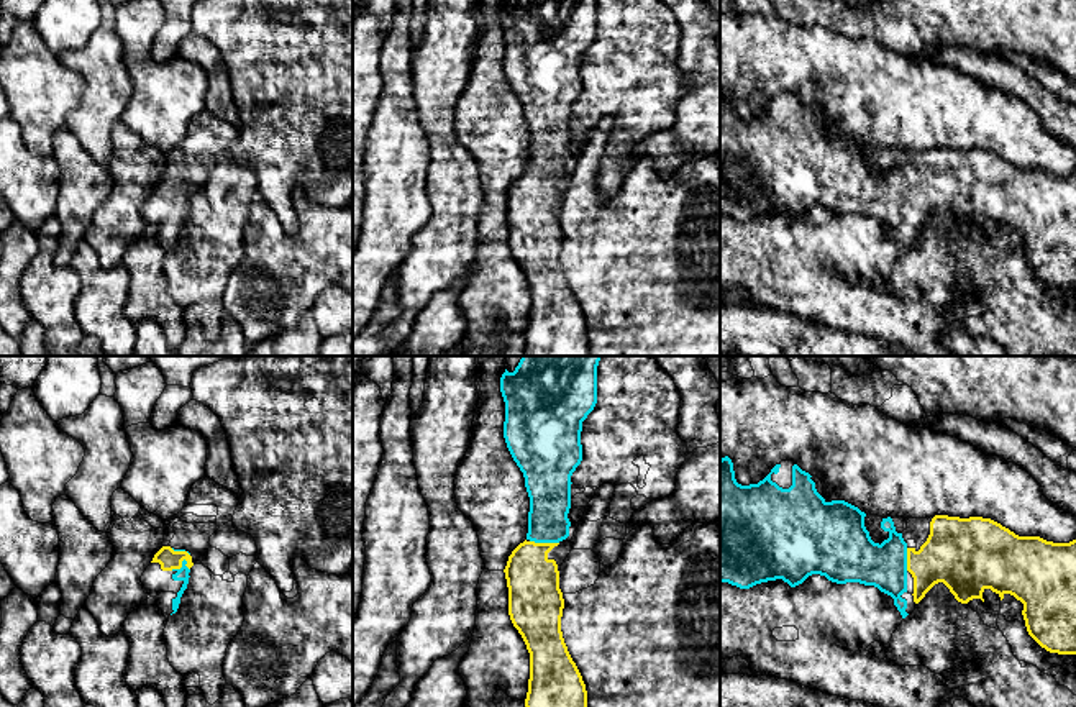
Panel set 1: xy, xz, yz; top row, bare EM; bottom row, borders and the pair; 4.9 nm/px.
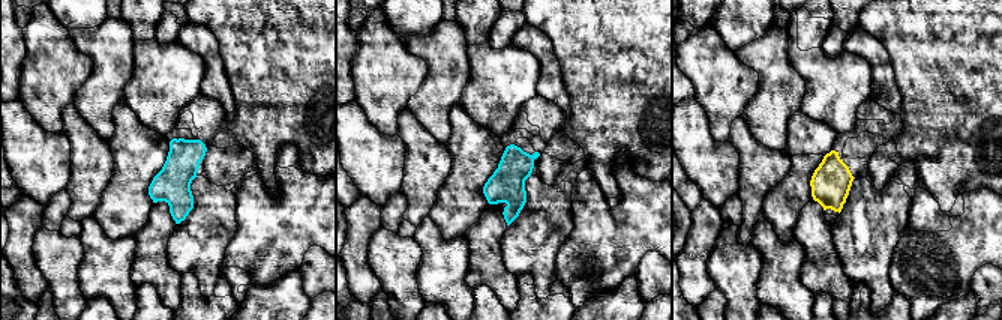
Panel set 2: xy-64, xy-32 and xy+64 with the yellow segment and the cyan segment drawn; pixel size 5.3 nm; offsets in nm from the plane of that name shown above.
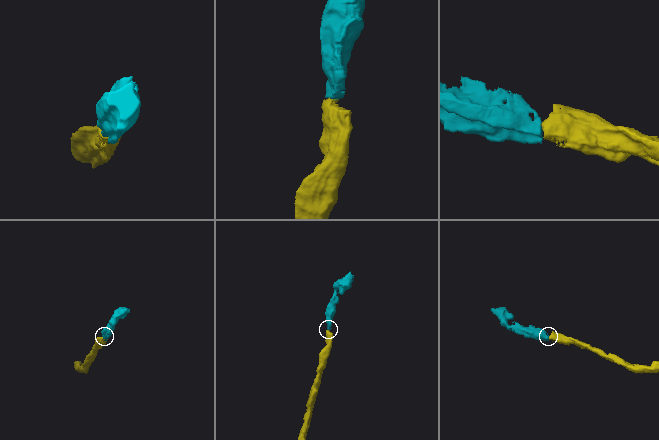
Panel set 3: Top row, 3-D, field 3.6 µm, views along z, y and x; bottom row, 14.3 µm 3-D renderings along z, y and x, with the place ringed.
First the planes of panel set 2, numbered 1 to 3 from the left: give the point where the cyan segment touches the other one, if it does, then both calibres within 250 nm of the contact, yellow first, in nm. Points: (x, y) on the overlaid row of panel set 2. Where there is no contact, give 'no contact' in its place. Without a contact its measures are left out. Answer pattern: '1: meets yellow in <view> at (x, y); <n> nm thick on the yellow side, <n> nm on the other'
1: no contact
2: no contact
3: no contact

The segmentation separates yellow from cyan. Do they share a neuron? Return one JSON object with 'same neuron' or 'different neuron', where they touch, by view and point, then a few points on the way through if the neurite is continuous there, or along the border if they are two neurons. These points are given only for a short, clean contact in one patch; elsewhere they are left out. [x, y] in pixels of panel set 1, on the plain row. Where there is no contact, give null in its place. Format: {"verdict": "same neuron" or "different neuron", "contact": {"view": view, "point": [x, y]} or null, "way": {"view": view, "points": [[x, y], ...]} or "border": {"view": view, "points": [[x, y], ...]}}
{"verdict": "same neuron", "contact": {"view": "xz", "point": [545, 176]}, "way": {"view": "xz", "points": [[533, 214], [533, 187], [545, 176], [550, 125]]}}

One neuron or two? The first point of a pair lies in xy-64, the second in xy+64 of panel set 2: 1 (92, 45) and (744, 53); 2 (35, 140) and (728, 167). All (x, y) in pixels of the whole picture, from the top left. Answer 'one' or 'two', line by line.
1: one
2: one

